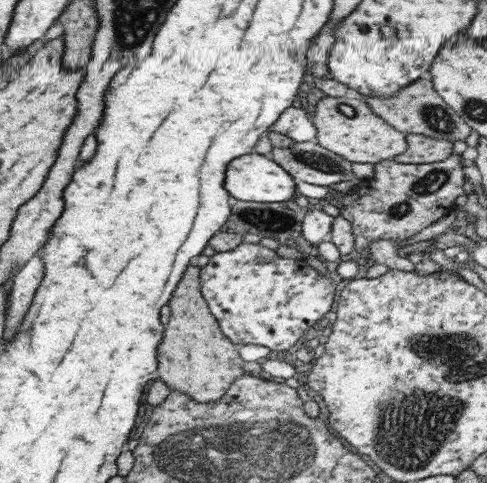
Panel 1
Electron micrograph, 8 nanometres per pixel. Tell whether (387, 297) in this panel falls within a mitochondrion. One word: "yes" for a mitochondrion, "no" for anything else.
no

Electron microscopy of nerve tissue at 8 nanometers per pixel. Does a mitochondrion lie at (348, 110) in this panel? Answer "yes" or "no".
yes

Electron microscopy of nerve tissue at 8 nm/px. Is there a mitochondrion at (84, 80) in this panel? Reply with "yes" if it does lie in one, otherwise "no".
no

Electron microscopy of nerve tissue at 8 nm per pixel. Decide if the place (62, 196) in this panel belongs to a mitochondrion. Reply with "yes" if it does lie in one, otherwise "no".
no

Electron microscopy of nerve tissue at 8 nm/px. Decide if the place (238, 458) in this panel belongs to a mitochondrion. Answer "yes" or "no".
yes

